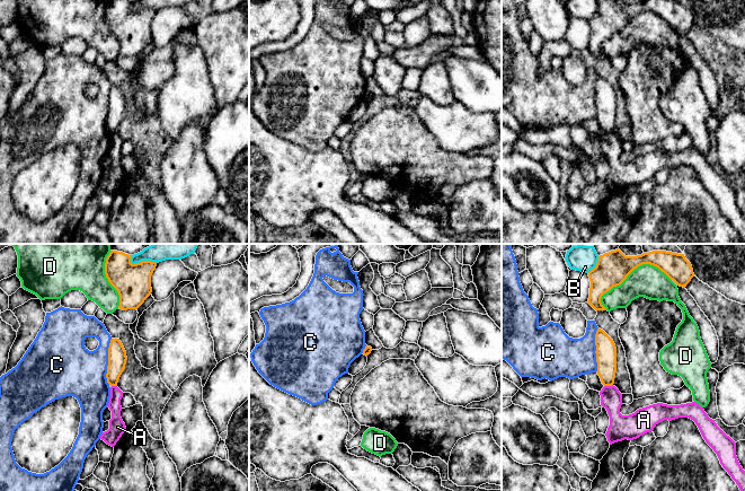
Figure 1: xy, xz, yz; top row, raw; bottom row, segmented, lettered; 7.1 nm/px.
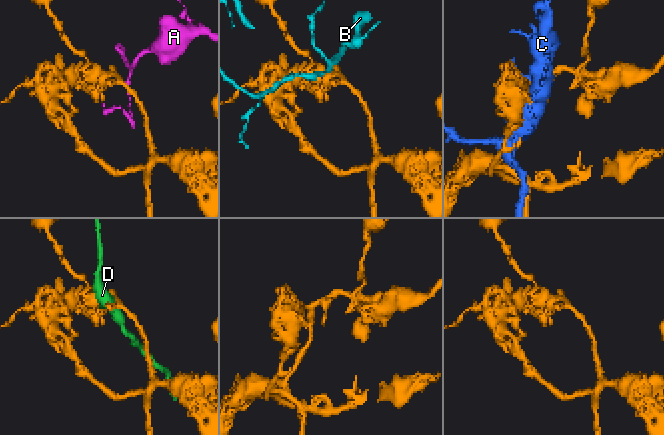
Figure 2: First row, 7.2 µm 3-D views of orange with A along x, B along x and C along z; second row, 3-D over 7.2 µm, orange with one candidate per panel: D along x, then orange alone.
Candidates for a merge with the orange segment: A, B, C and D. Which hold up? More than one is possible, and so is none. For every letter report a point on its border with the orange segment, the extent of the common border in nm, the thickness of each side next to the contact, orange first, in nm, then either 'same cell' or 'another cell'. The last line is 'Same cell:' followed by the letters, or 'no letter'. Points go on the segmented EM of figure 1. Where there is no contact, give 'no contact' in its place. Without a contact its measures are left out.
A: yz (608, 385) | 70 nm | 140/160 nm | another cell
B: yz (596, 265) | 150 nm | 240/180 nm | another cell
C: xy (108, 361) | 320 nm | 130/360 nm | another cell
D: yz (633, 269) | 550 nm | 240/240 nm | another cell
Same cell: no letter

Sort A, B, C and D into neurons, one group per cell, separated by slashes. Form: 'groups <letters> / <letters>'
groups A / B / C / D

